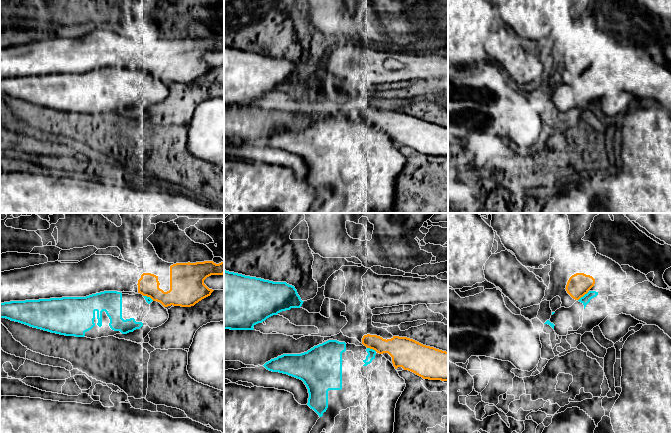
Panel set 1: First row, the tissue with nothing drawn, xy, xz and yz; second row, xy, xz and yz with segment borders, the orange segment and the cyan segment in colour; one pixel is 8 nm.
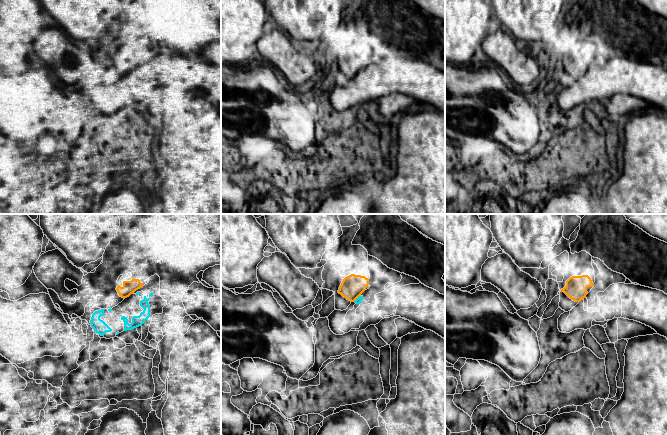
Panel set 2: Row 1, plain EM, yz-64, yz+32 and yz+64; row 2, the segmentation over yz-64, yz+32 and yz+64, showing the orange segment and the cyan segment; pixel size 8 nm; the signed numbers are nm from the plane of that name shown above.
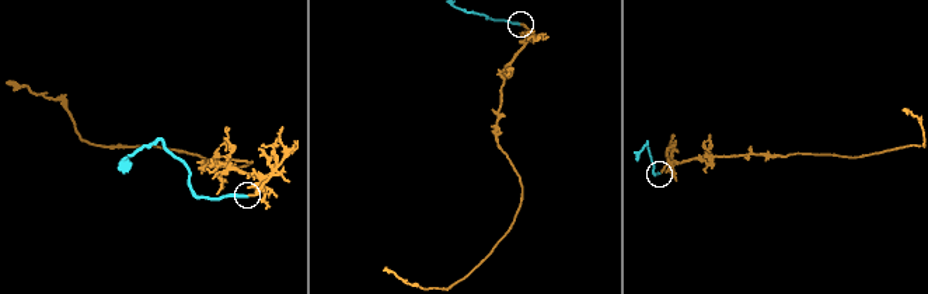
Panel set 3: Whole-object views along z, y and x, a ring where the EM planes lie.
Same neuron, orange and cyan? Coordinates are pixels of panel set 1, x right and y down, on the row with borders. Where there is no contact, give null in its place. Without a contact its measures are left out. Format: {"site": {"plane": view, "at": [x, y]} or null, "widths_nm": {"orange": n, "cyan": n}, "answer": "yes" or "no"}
{"site": {"plane": "yz", "at": [583, 295]}, "widths_nm": {"orange": 180, "cyan": 70}, "answer": "no"}

